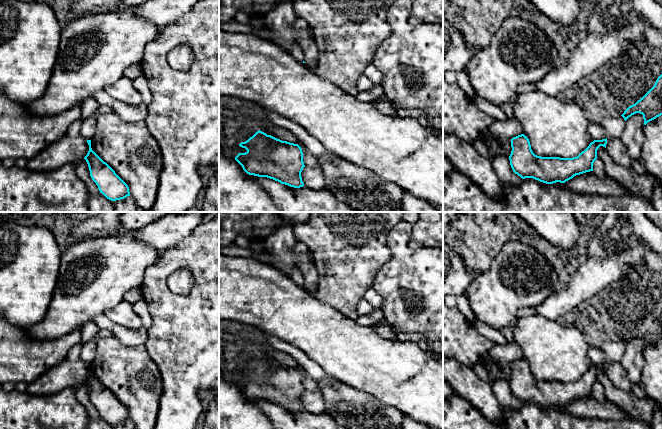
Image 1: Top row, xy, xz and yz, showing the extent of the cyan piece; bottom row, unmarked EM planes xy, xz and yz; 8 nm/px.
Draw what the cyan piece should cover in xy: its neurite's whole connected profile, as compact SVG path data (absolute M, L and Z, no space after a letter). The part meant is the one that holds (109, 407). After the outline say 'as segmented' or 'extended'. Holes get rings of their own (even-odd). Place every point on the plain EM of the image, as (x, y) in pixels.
M87 364L89 375L84 381L90 400L98 410L100 417L111 425L121 424L130 420L128 409L104 386L91 372L91 364Z | as segmented

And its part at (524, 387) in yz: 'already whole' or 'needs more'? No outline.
already whole

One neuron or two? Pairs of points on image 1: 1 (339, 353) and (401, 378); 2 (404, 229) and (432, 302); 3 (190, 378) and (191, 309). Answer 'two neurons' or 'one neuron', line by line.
1: one neuron
2: one neuron
3: one neuron

